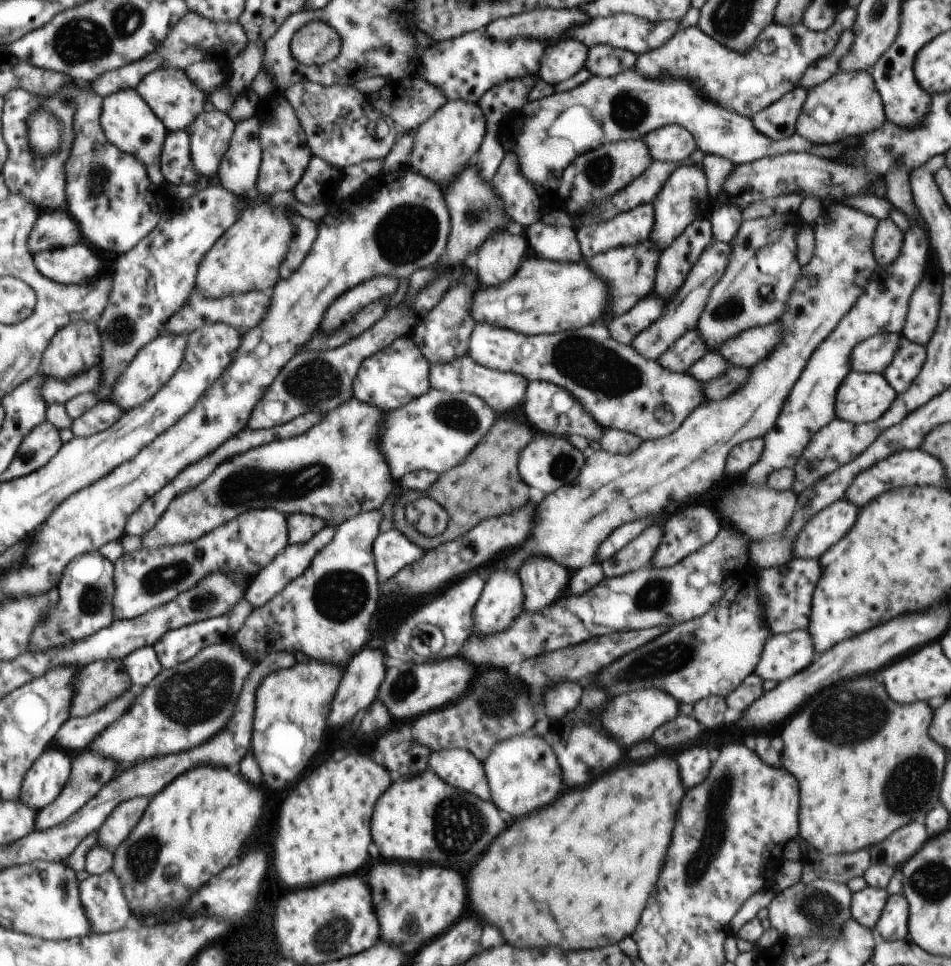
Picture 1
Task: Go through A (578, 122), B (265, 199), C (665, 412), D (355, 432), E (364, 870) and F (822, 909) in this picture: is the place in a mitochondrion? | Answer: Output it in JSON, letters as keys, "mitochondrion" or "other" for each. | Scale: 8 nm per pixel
{"A":"other","B":"other","C":"mitochondrion","D":"mitochondrion","E":"other","F":"mitochondrion"}

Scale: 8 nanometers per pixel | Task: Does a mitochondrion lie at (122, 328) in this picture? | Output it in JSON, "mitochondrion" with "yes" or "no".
{"mitochondrion":"yes"}

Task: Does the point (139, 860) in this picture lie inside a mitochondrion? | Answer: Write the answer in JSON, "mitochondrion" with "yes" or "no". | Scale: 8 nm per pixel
{"mitochondrion":"yes"}

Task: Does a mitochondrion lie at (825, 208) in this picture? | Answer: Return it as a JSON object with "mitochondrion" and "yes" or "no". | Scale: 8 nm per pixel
{"mitochondrion":"no"}

